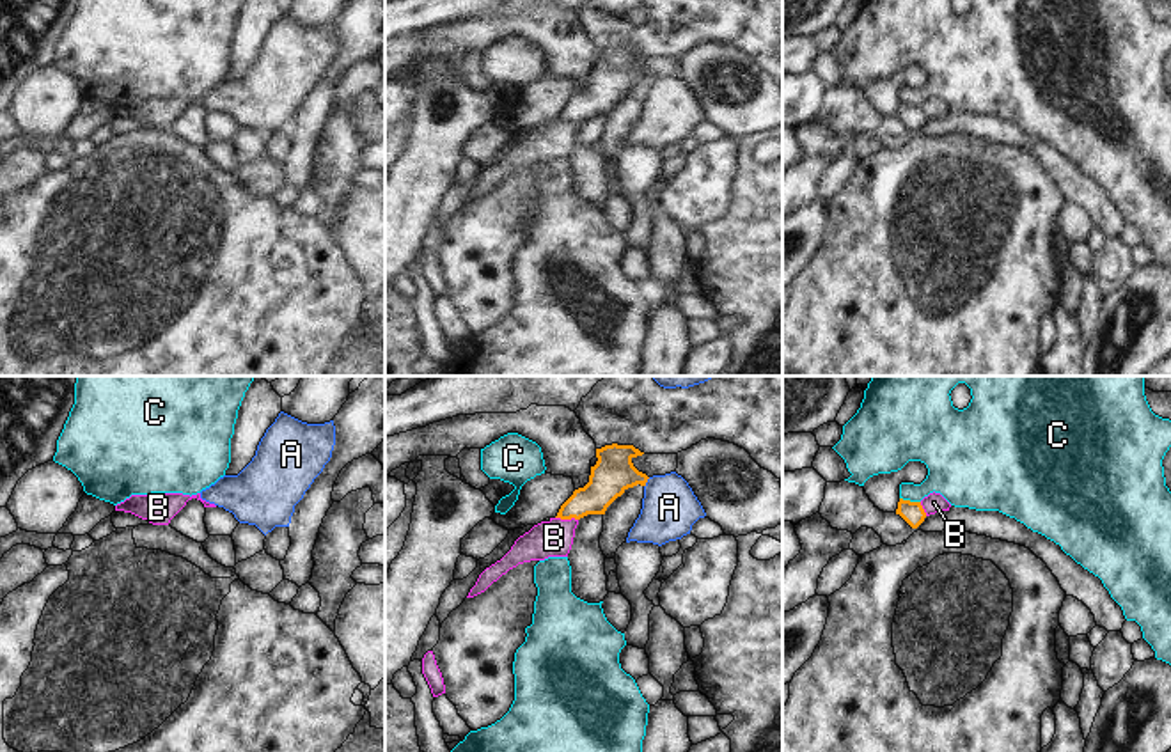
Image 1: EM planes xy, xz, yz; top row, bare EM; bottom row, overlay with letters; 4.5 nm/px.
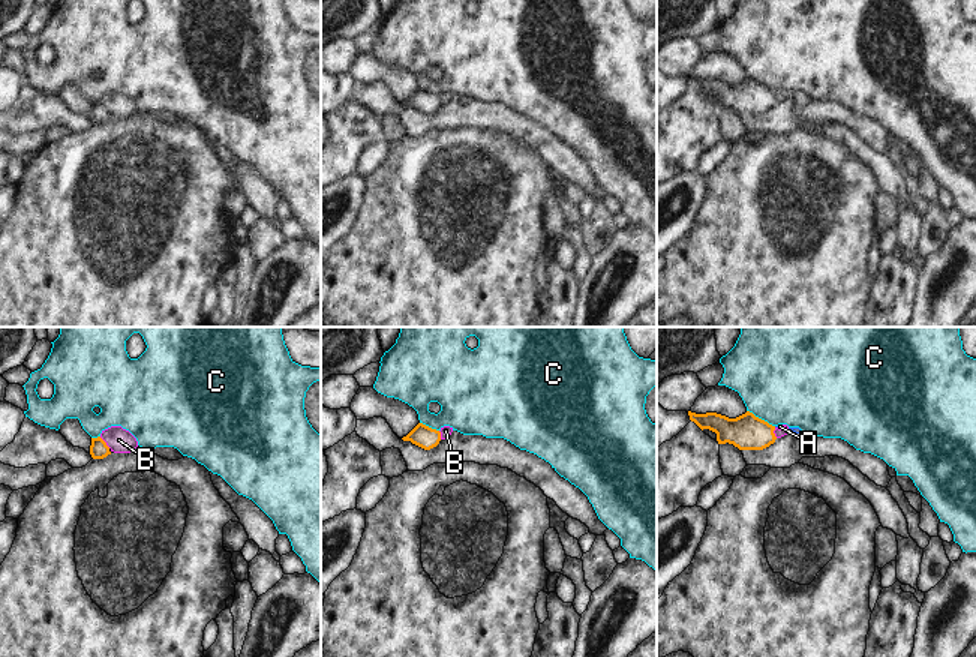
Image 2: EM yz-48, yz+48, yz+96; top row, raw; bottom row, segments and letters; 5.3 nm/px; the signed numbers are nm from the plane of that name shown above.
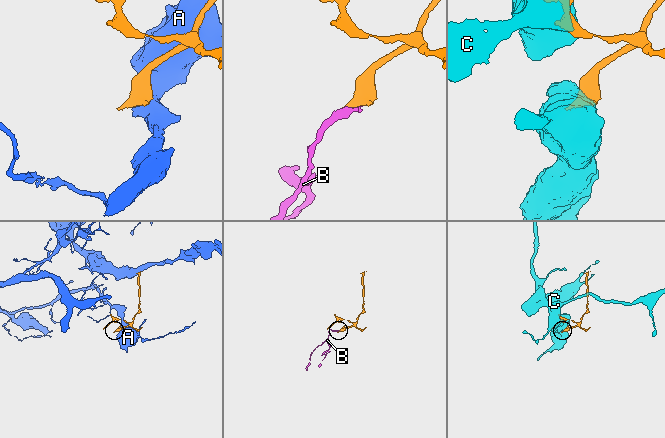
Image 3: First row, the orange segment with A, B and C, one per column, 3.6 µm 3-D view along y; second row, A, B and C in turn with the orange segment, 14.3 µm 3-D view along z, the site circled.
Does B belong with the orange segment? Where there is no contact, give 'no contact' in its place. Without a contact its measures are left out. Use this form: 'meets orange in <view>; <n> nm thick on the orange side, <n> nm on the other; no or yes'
meets orange in xz; 170 nm thick on the orange side, 170 nm on the other; no

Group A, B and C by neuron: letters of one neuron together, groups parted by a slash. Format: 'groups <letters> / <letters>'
groups A B / C

